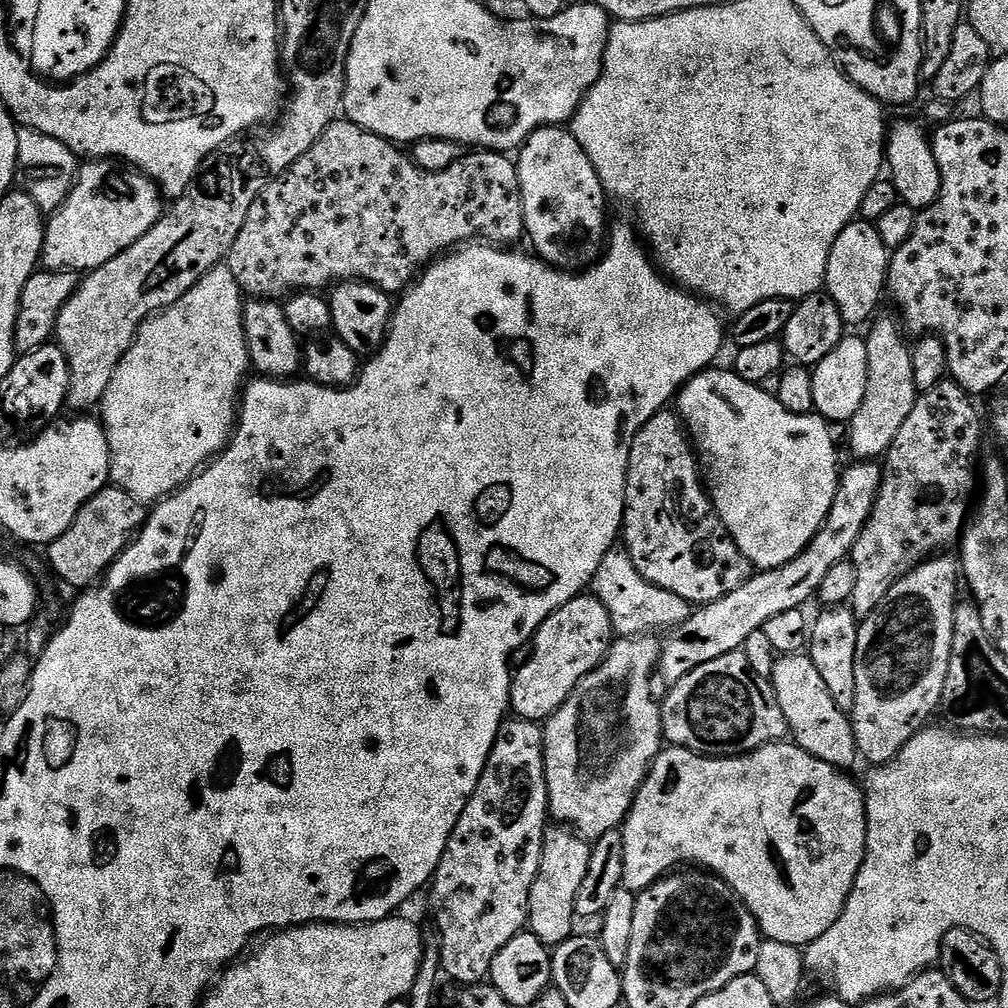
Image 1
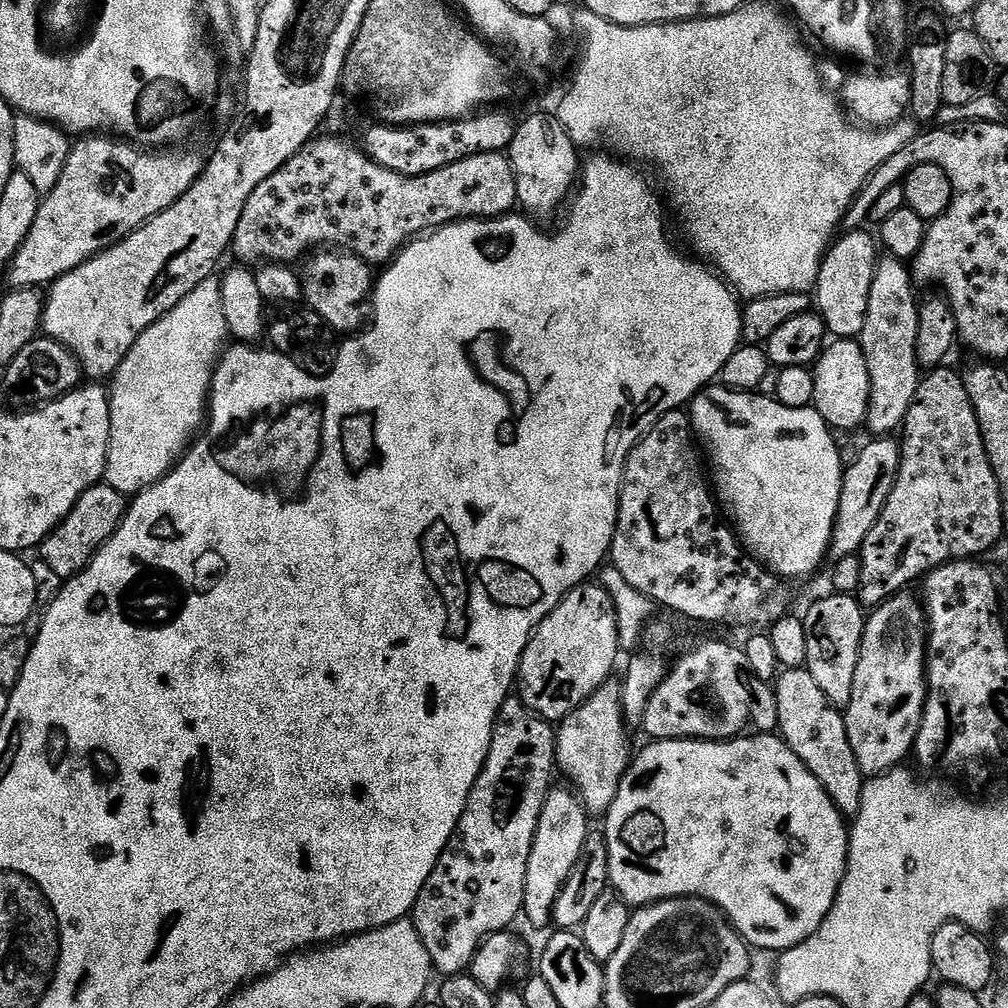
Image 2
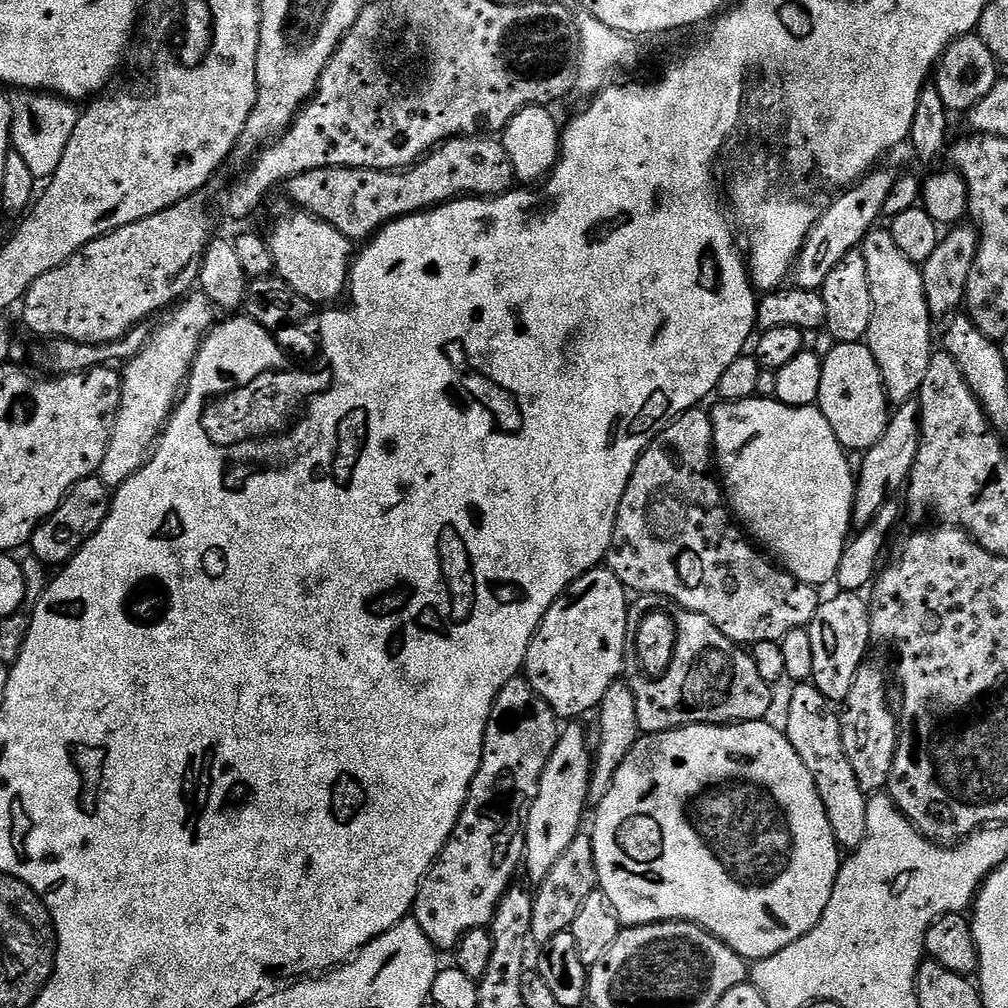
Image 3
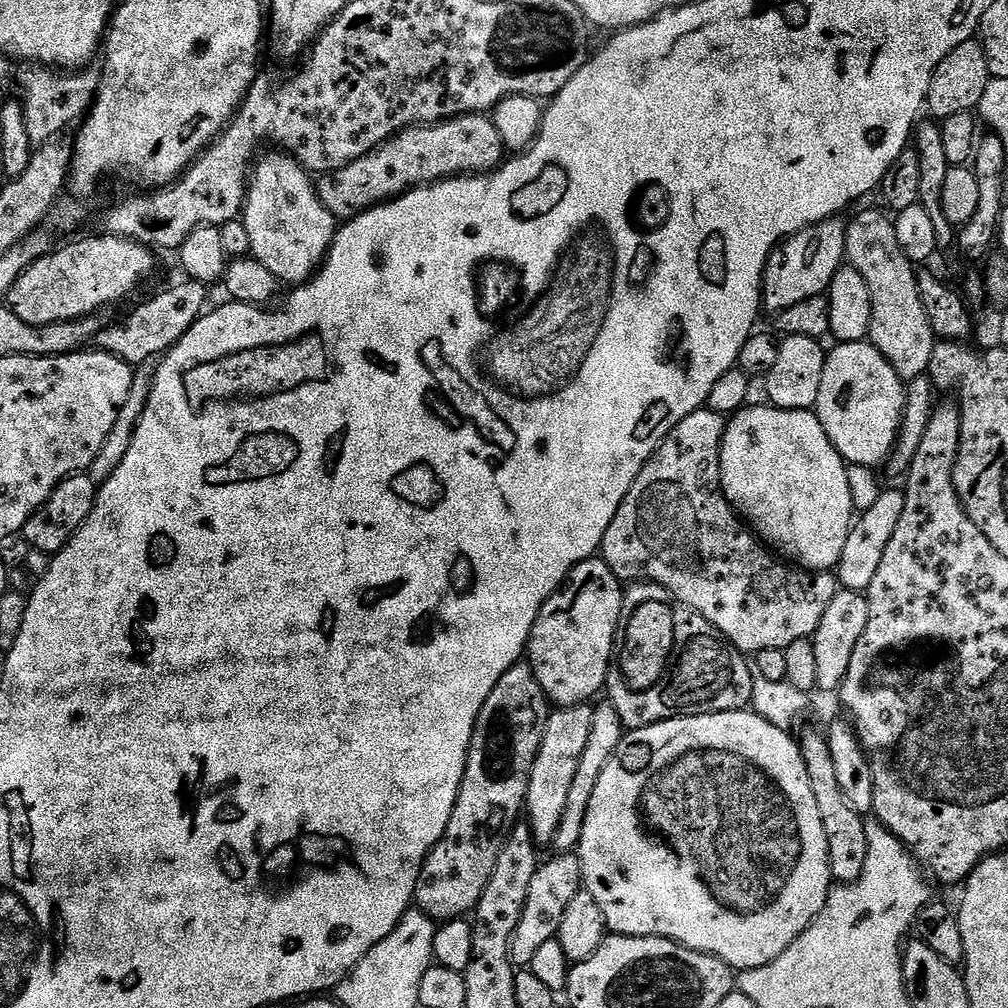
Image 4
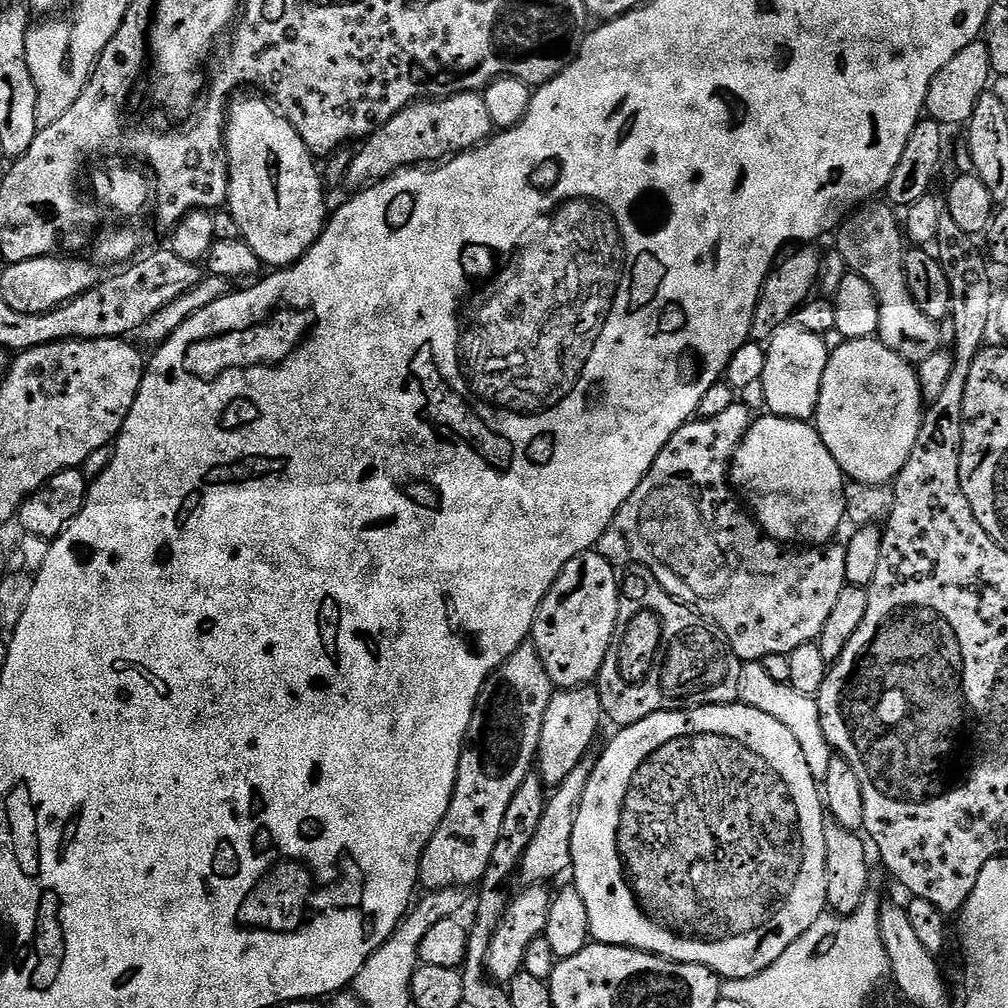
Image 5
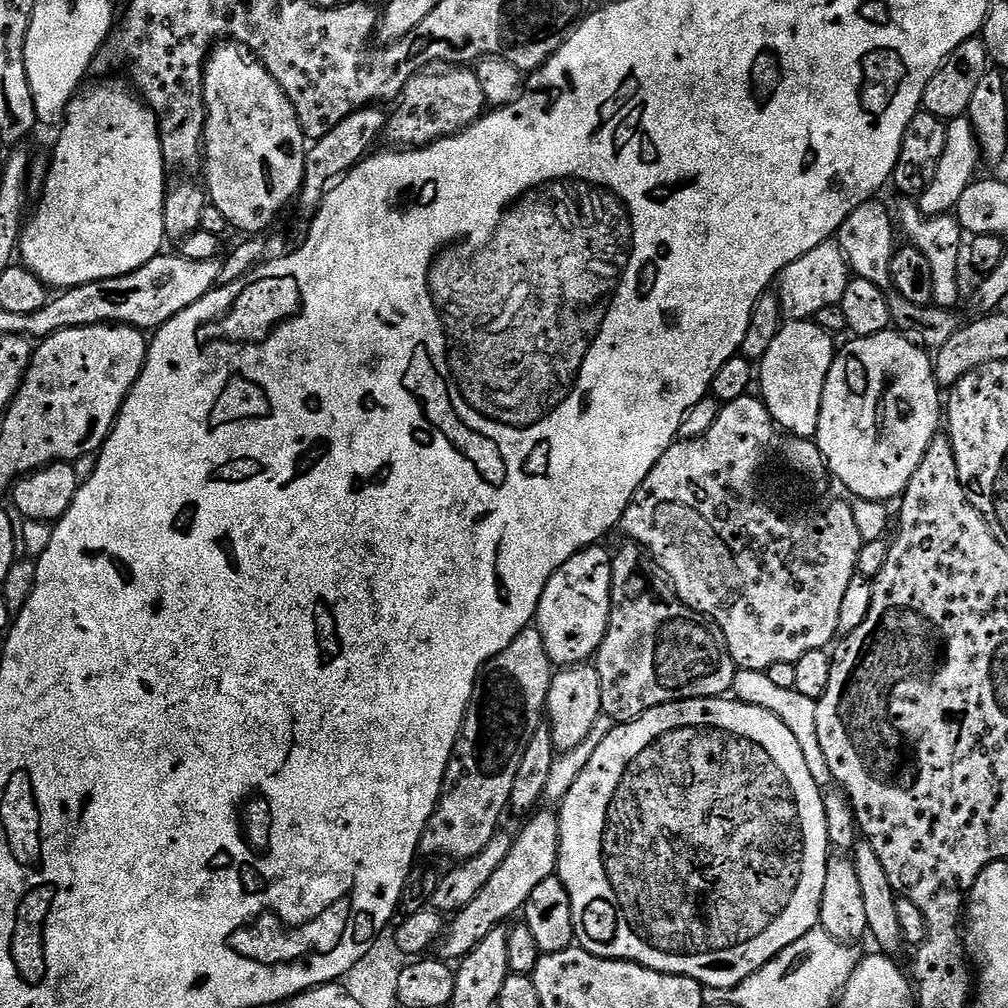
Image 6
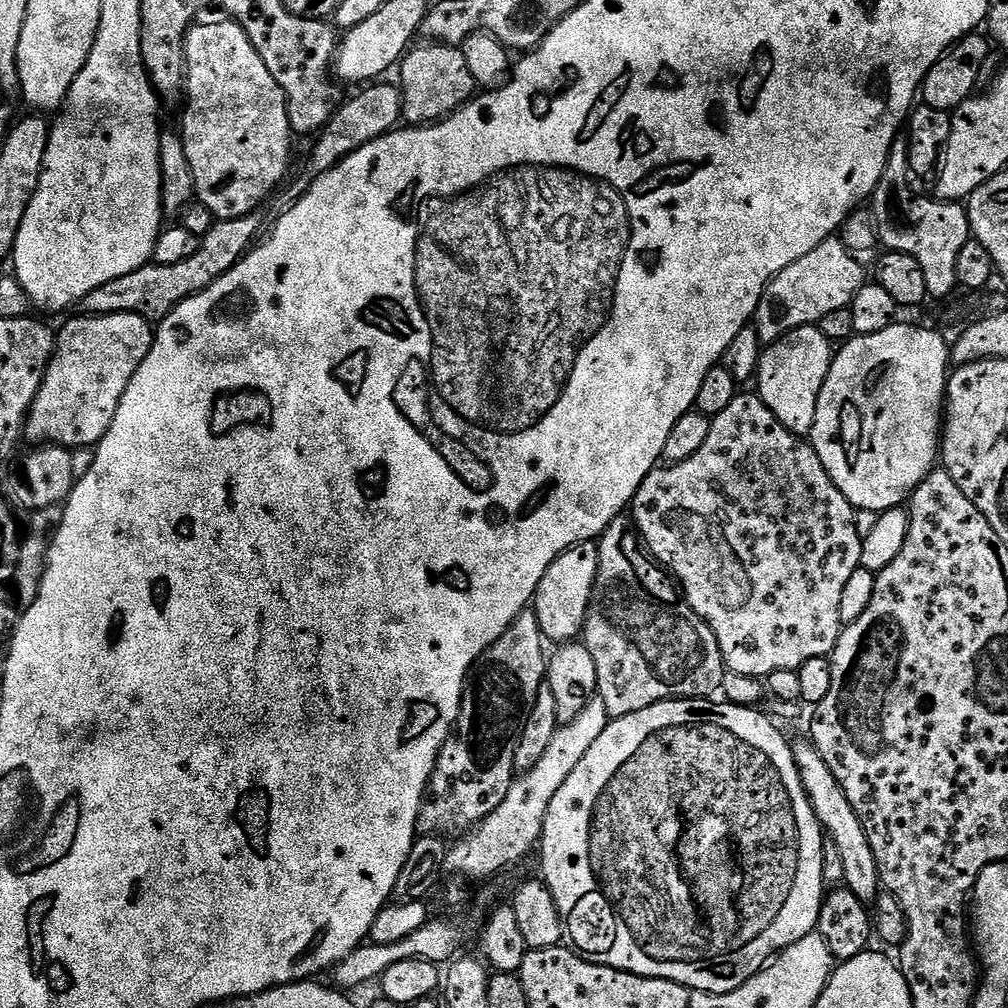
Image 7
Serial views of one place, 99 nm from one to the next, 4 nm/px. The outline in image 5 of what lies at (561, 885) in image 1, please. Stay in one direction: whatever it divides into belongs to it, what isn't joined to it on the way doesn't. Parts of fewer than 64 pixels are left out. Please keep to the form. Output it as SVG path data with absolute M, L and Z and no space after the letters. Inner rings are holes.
M595 687L565 688L557 691L546 706L546 718L542 718L542 738L538 753L538 775L545 785L560 784L593 751L592 743L600 732L600 693Z

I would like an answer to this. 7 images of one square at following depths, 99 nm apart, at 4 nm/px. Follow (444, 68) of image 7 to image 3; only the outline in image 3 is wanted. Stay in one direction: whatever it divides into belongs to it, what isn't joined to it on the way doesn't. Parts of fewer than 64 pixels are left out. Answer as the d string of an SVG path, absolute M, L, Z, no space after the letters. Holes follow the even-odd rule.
M455 136L438 148L433 148L424 159L411 168L394 172L379 172L373 168L323 168L303 172L287 181L288 196L297 209L310 212L312 215L334 226L347 240L364 242L376 235L391 220L401 216L412 216L415 212L426 212L440 204L448 204L466 196L500 196L513 187L516 175L499 139L487 136Z

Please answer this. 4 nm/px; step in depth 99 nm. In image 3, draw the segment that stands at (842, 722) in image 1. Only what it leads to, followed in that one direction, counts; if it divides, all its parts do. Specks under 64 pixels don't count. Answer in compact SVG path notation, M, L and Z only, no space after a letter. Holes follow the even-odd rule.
M800 682L793 688L796 689L788 700L788 721L782 724L782 731L798 758L802 758L806 770L810 770L814 786L818 786L818 798L822 798L822 806L826 806L826 818L830 818L834 838L841 849L854 850L862 846L862 838L866 838L868 796L858 786L854 766L850 766L850 758L846 758L837 709L811 682Z

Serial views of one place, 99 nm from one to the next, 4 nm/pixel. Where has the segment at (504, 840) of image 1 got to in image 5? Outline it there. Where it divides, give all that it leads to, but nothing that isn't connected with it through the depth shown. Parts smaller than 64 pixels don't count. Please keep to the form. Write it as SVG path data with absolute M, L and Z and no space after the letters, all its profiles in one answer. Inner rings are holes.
M531 642L518 646L518 650L514 650L514 654L506 658L501 668L488 675L472 715L467 747L460 756L454 794L450 798L446 818L442 818L438 830L434 830L434 838L430 838L420 859L419 883L423 887L425 884L425 889L467 889L468 884L476 886L483 881L490 866L490 854L494 854L494 846L498 842L498 834L502 834L502 821L506 818L506 809L510 807L510 798L514 798L518 786L522 786L522 778L529 776L537 763L542 738L542 718L546 718L546 706L552 695L552 679L546 674L546 666L542 666L542 658L538 658L538 650Z

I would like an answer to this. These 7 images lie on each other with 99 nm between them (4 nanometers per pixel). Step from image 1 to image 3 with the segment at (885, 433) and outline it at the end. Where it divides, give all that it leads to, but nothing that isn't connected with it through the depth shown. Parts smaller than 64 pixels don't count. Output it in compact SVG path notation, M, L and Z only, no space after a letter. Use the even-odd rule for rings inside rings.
M877 226L865 234L862 251L866 258L866 274L870 274L870 326L866 343L870 354L878 362L878 370L884 379L884 388L893 405L899 406L919 393L922 378L930 367L932 348L932 324L934 318L928 309L922 286L921 265L910 262L894 243L887 227Z

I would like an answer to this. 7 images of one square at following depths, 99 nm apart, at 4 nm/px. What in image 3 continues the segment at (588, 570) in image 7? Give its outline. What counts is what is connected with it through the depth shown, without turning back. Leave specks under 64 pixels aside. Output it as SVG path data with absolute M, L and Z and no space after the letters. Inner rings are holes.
M591 568L569 584L564 594L557 598L554 606L542 618L538 630L532 635L528 653L524 659L523 675L530 687L553 708L557 717L584 718L587 712L595 713L600 707L606 690L617 683L624 670L624 647L628 641L628 605L630 596L624 584L611 568Z

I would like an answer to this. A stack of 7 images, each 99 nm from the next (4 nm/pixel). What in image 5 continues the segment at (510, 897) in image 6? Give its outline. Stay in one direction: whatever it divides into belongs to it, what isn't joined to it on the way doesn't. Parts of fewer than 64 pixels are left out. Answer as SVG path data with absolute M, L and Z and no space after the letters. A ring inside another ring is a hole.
M585 756L570 774L560 784L551 789L547 797L542 822L538 822L538 830L530 846L526 846L526 854L522 854L522 862L518 869L519 879L524 879L525 885L548 884L555 876L569 871L572 866L572 839L574 838L574 822L578 814L578 806L582 802L582 794L586 792L586 782L590 782L590 774L596 765L596 756Z

